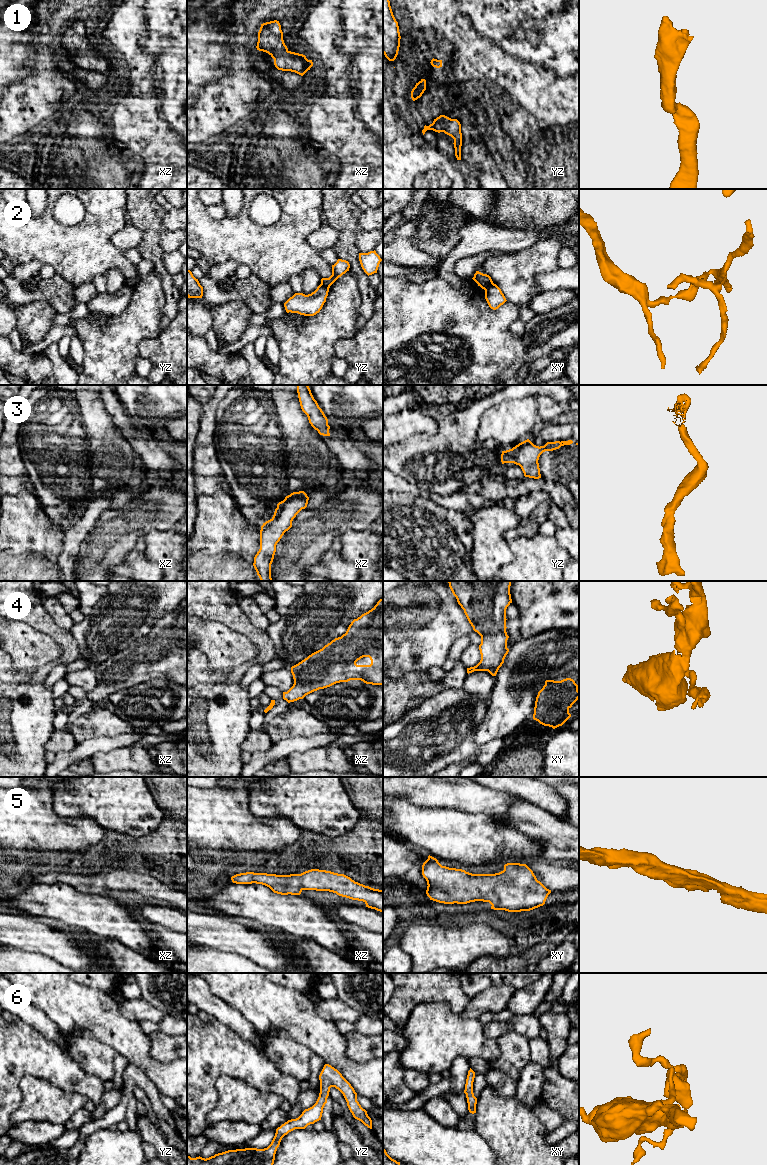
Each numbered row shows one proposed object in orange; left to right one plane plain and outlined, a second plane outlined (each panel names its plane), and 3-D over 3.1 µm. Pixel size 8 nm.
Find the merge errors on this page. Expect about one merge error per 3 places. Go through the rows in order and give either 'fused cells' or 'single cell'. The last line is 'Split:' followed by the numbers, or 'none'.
1: single cell
2: fused cells
3: single cell
4: single cell
5: single cell
6: single cell
Split: 2

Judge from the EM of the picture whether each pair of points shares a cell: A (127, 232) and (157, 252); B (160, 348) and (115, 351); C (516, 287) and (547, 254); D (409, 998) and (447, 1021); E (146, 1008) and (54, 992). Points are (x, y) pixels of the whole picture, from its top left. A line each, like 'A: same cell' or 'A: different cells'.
A: different cells
B: different cells
C: same cell
D: different cells
E: different cells

